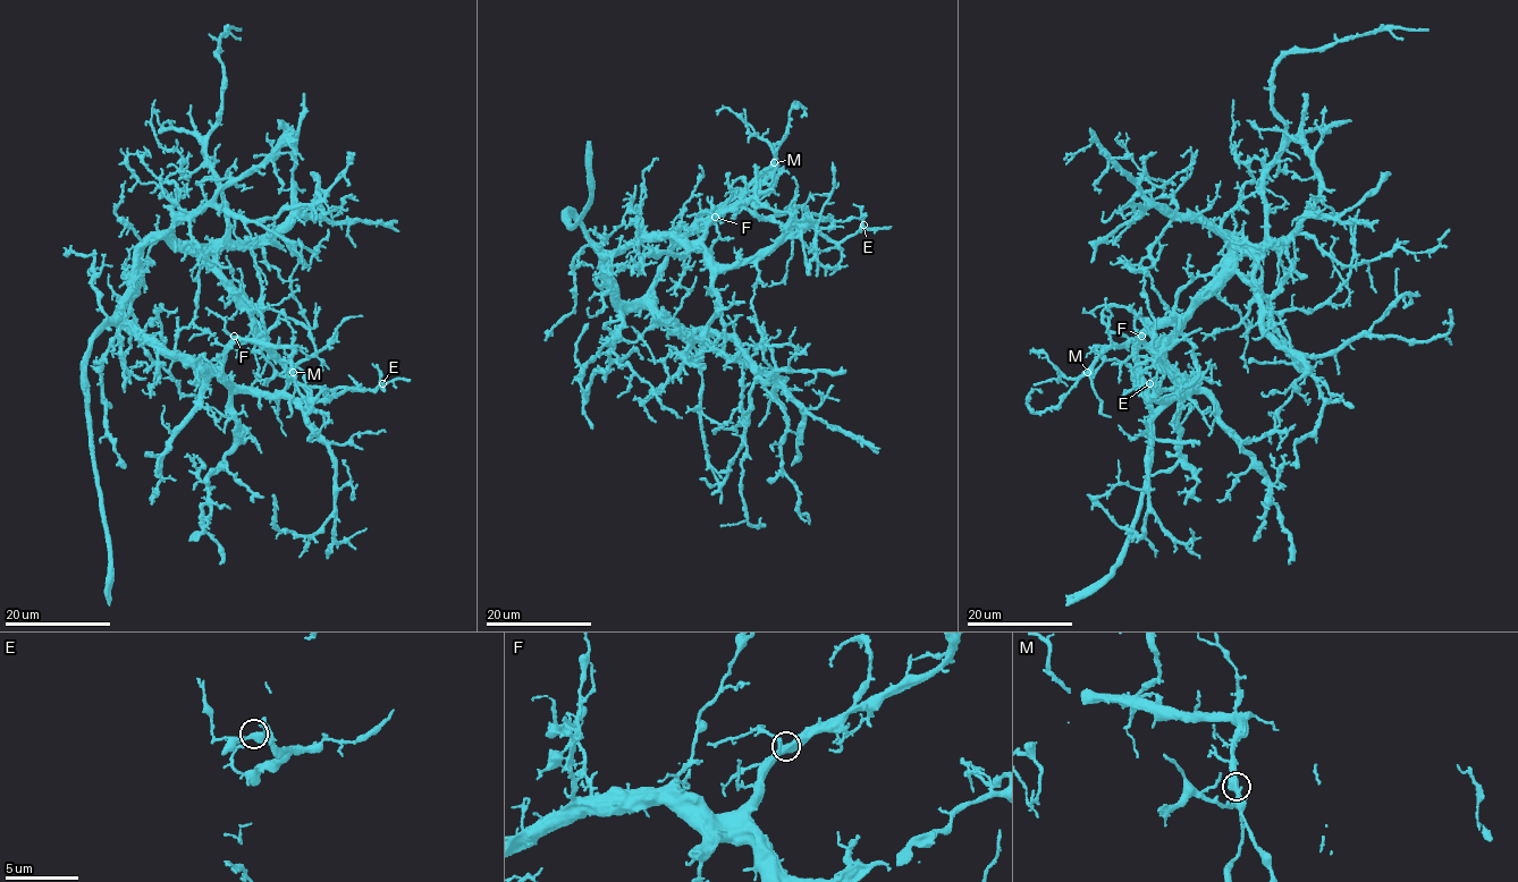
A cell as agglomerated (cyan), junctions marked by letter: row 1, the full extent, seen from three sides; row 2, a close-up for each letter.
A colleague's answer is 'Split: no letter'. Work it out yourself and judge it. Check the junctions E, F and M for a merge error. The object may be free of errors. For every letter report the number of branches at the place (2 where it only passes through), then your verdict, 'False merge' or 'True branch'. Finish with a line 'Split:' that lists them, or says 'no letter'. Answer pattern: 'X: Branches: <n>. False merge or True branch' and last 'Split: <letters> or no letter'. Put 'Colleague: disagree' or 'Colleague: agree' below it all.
E: Branches: 3. True branch
F: Branches: 3. True branch
M: Branches: 3. True branch
Split: no letter
Colleague: agree

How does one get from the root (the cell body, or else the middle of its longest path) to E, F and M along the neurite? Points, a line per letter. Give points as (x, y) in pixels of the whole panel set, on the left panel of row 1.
E: (136, 287), (125, 303), (125, 316), (168, 354), (222, 375), (235, 388), (321, 399), (382, 383)
F: (136, 287), (125, 303), (125, 316), (170, 355), (178, 355), (187, 363), (218, 366), (224, 348), (234, 336)
M: (136, 287), (125, 303), (125, 316), (168, 354), (218, 366), (238, 341), (287, 346), (294, 350), (292, 372)

